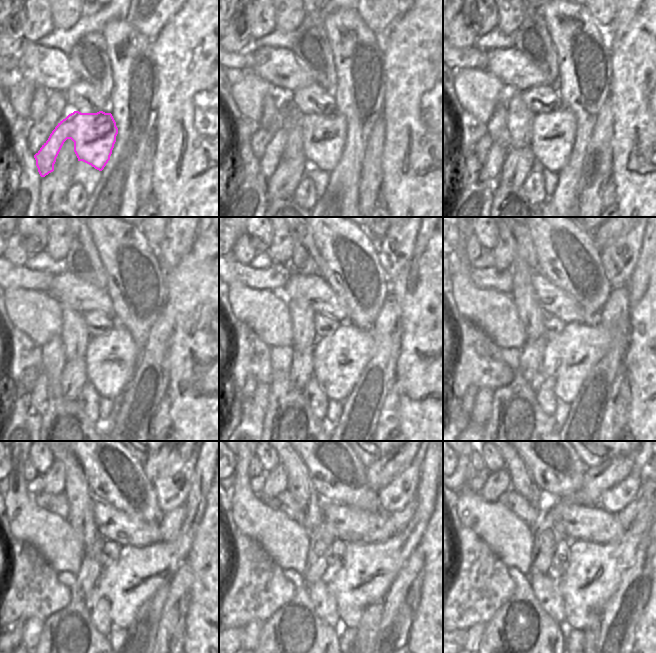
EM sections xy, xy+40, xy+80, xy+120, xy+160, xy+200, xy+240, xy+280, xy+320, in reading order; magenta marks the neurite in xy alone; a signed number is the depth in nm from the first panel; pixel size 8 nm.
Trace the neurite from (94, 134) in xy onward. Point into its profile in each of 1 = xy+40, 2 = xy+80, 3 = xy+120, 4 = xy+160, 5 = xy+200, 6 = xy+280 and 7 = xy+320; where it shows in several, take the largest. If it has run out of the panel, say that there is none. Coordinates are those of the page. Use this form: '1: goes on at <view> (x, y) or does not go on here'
1: goes on at xy+40 (323, 136)
2: goes on at xy+80 (552, 140)
3: goes on at xy+120 (111, 360)
4: goes on at xy+160 (339, 360)
5: goes on at xy+200 (569, 358)
6: goes on at xy+280 (369, 569)
7: goes on at xy+320 (595, 570)

